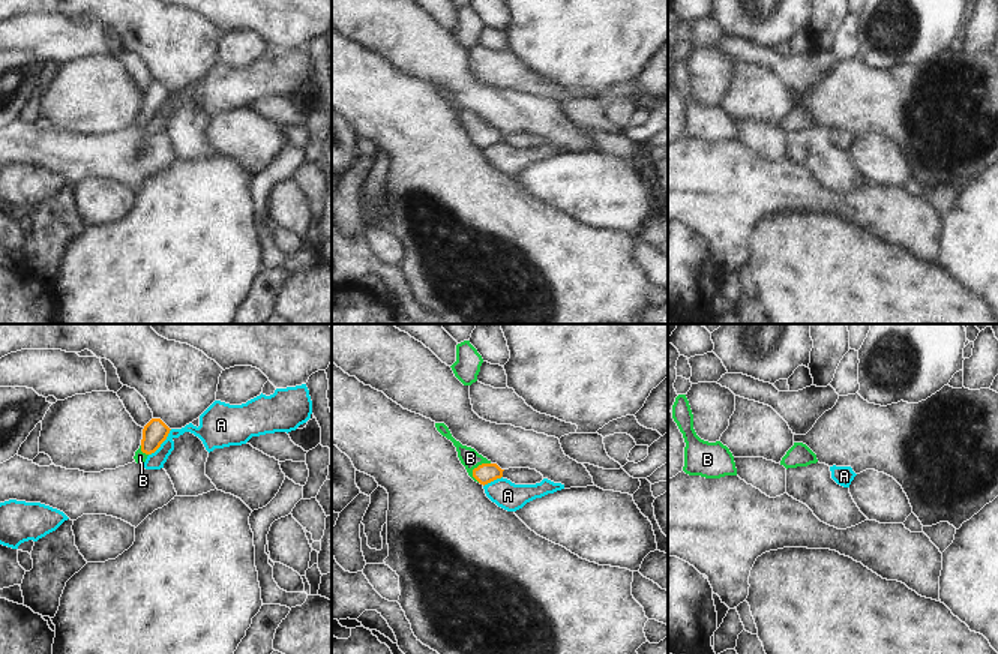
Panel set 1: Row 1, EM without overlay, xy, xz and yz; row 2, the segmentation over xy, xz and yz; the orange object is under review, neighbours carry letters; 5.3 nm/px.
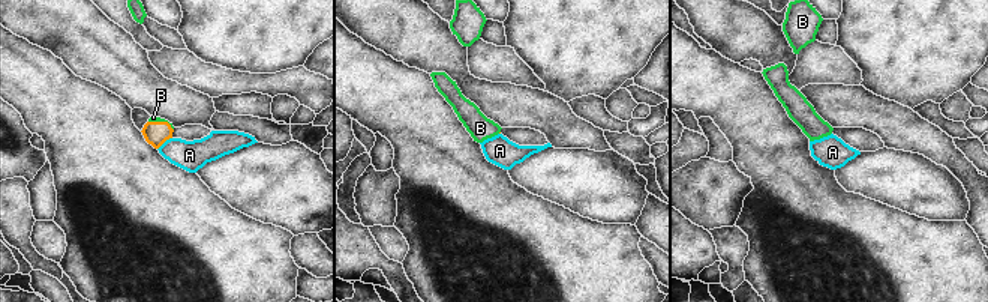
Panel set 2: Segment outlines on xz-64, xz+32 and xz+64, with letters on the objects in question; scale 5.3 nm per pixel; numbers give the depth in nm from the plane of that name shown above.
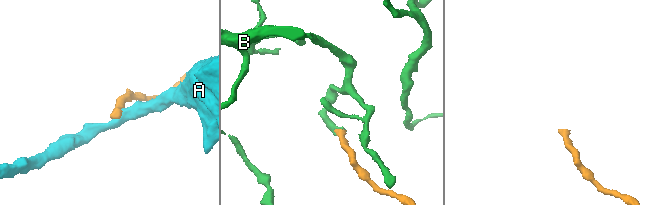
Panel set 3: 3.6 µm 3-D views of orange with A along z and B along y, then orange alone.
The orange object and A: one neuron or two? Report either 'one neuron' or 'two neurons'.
two neurons

